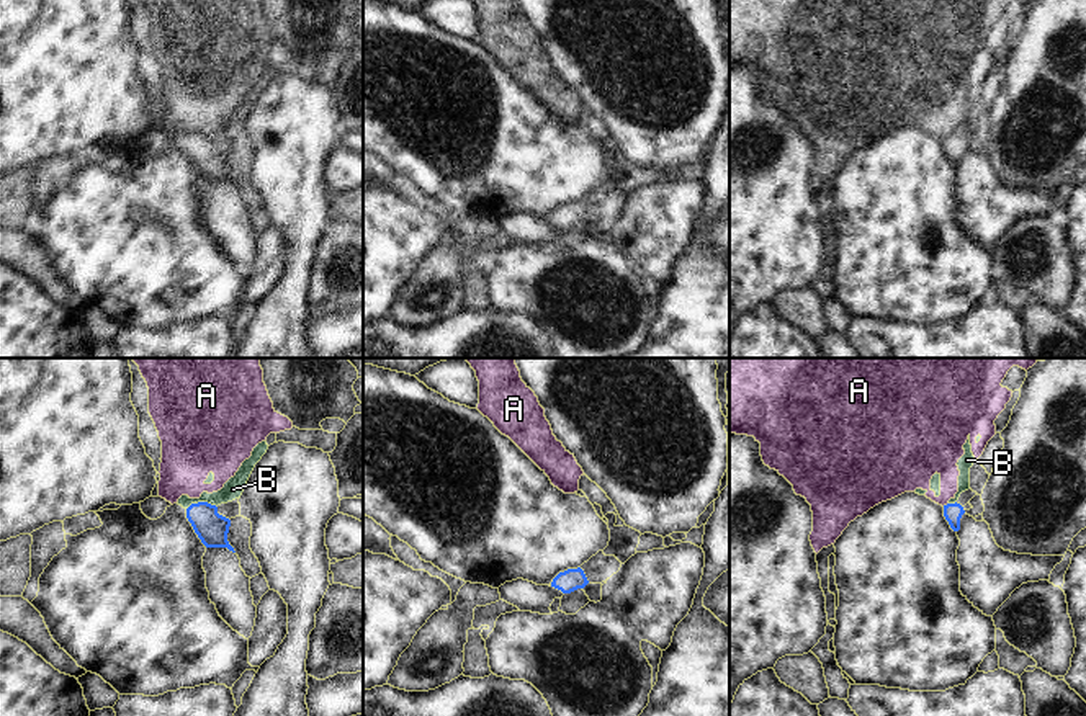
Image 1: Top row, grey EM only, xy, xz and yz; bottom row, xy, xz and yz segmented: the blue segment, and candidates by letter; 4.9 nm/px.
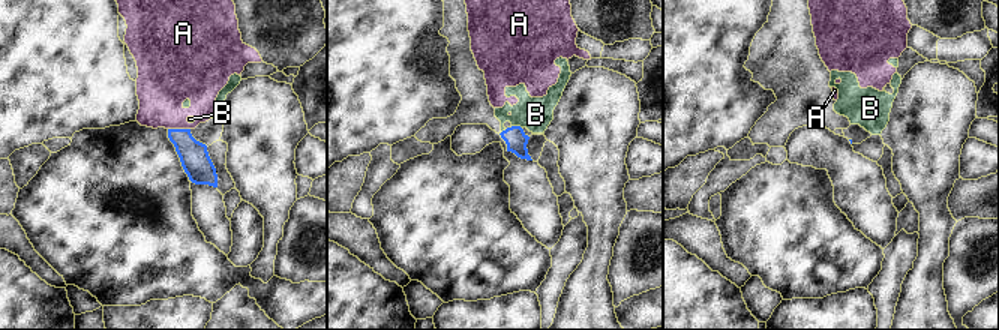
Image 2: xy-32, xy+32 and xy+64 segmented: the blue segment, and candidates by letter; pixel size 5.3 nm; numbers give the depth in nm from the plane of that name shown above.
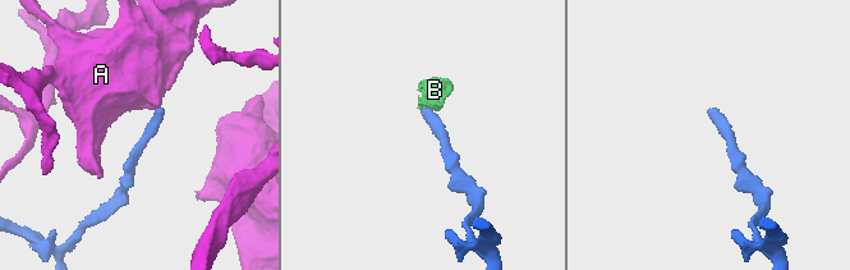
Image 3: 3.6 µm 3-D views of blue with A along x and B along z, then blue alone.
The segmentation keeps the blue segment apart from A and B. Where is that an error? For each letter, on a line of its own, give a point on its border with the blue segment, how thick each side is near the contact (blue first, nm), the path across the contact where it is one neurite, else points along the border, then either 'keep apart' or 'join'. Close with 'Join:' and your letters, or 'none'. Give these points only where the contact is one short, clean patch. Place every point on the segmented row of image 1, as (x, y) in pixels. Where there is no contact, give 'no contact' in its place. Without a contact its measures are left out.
A: contact yz (944, 505); calibres 90 and 220 nm; border yz (947, 502), (942, 505); keep apart
B: contact xy (201, 502); calibres 160 and 100 nm; border xy (216, 505), (193, 502), (187, 509); keep apart
Join: none

